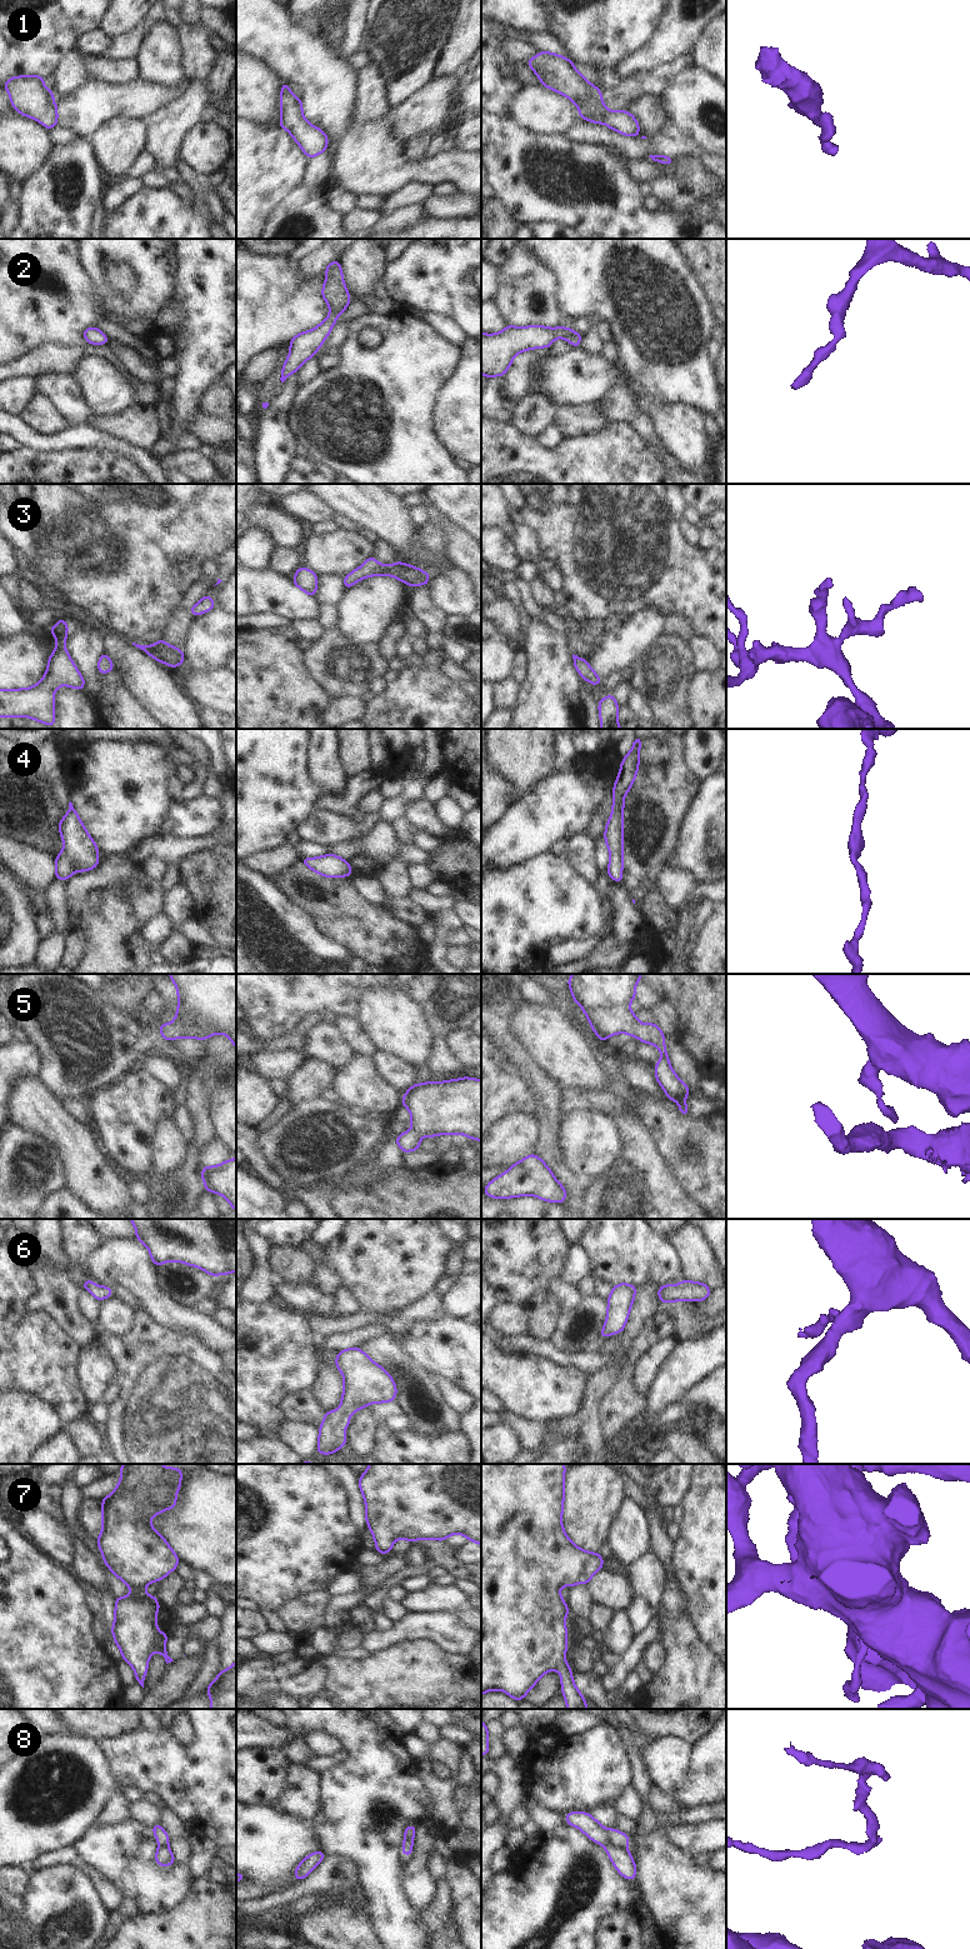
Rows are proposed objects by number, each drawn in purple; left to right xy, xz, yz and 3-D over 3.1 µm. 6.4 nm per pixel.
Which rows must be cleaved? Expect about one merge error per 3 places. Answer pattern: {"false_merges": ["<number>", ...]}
{"false_merges": []}

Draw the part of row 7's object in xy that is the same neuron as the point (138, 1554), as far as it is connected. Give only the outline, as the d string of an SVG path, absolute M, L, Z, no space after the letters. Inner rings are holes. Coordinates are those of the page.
M124 1464L119 1469L121 1479L115 1490L101 1500L102 1530L96 1540L106 1566L131 1589L129 1596L115 1599L111 1634L122 1660L132 1666L136 1683L144 1688L148 1663L154 1651L161 1653L166 1664L174 1661L165 1649L169 1634L161 1633L156 1626L156 1613L161 1605L155 1595L146 1595L144 1588L152 1581L161 1581L180 1561L149 1521L154 1515L176 1506L184 1469L166 1468L161 1464Z

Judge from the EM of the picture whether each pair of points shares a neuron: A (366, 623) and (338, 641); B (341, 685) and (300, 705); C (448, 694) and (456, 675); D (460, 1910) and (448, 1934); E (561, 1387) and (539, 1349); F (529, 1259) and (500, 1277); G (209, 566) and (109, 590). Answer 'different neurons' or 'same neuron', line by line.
A: different neurons
B: different neurons
C: different neurons
D: different neurons
E: different neurons
F: same neuron
G: different neurons

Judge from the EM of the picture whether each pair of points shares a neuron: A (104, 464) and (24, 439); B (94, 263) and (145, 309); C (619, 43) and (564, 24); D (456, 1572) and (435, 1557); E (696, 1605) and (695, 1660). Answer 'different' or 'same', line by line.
A: different
B: same
C: same
D: same
E: different

